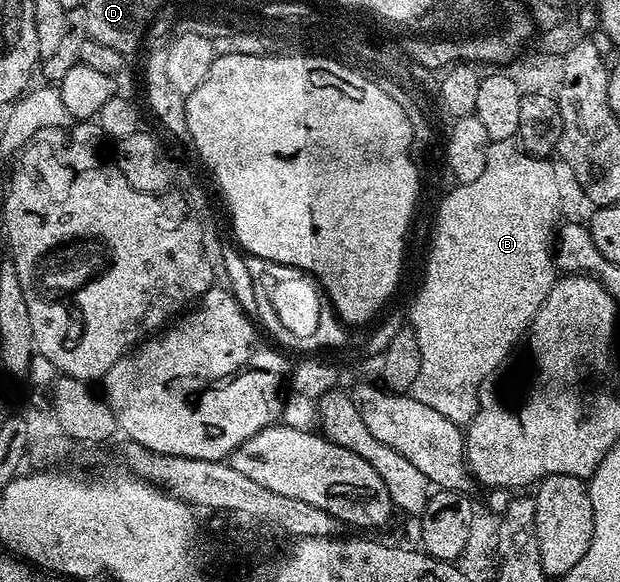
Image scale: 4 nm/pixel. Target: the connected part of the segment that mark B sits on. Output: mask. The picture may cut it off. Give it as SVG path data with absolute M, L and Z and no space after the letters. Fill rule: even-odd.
M514 141L491 143L488 149L488 161L484 161L484 173L480 173L480 177L476 177L476 181L468 181L467 184L449 188L445 192L447 195L443 197L442 204L438 207L438 219L433 220L434 232L433 238L428 243L430 256L426 259L426 272L422 275L422 288L419 289L418 296L415 297L414 304L410 307L411 324L409 323L409 326L416 329L420 353L422 354L420 357L420 373L414 382L412 395L456 424L469 424L478 412L478 396L487 386L488 380L486 378L506 358L508 358L507 360L511 358L512 352L519 346L520 340L526 332L529 331L530 323L536 317L540 305L544 305L544 297L548 297L548 293L556 281L552 248L556 238L556 228L560 223L558 214L562 211L562 187L558 184L558 175L554 172L554 167L550 162L549 158L528 154Z

